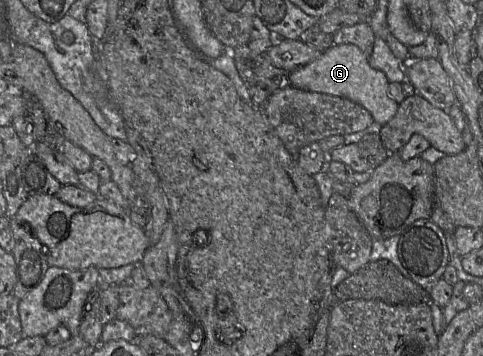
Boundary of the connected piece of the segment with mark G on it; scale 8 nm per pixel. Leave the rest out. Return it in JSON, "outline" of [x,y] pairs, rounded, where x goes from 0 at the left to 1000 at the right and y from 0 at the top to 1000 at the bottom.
{"outline":[[[689,124],[650,171],[596,205],[594,228],[623,253],[723,278],[764,312],[776,343],[795,351],[820,320],[824,289],[805,264],[805,228],[795,202],[772,194],[760,163],[731,124]]]}

